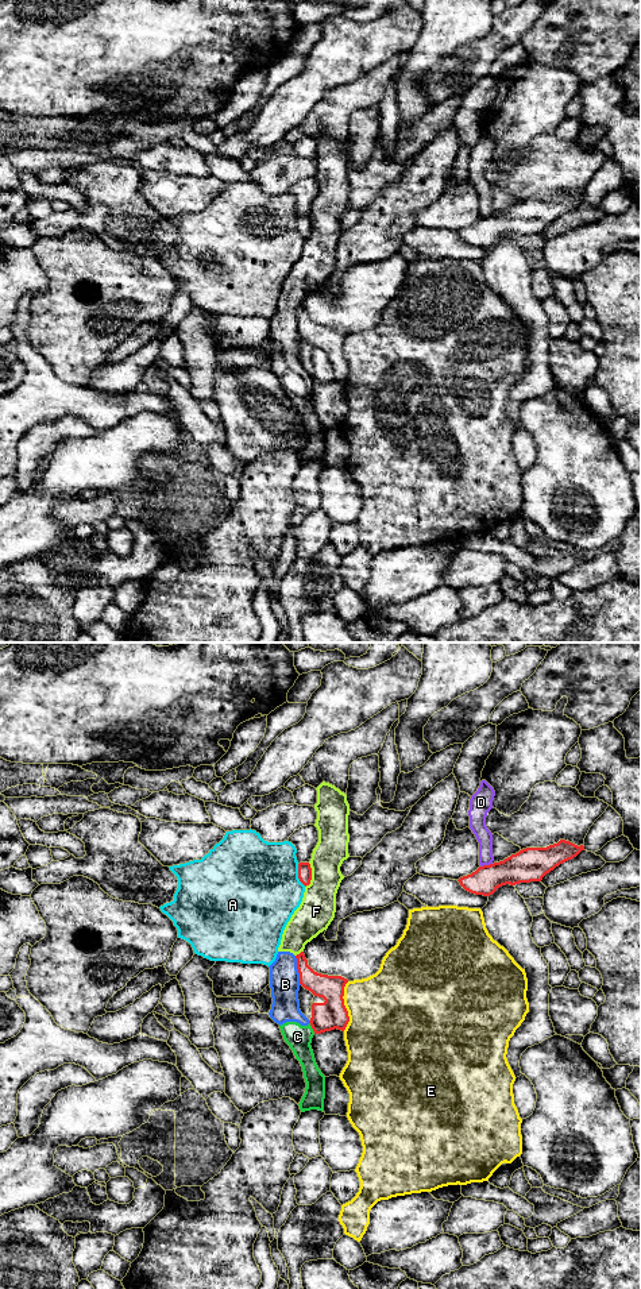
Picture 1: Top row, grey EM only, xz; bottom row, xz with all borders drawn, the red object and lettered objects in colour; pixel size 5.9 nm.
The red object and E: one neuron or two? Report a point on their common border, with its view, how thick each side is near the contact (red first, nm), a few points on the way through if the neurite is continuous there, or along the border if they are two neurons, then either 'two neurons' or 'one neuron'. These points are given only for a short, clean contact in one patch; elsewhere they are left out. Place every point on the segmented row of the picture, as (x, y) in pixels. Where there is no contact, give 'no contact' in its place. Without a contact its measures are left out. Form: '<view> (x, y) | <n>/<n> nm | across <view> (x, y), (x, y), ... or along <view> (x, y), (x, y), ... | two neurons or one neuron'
xz (344, 1006) | 180/460 nm | along xz (348, 981), (343, 990), (348, 1023), (343, 1030) | two neurons

